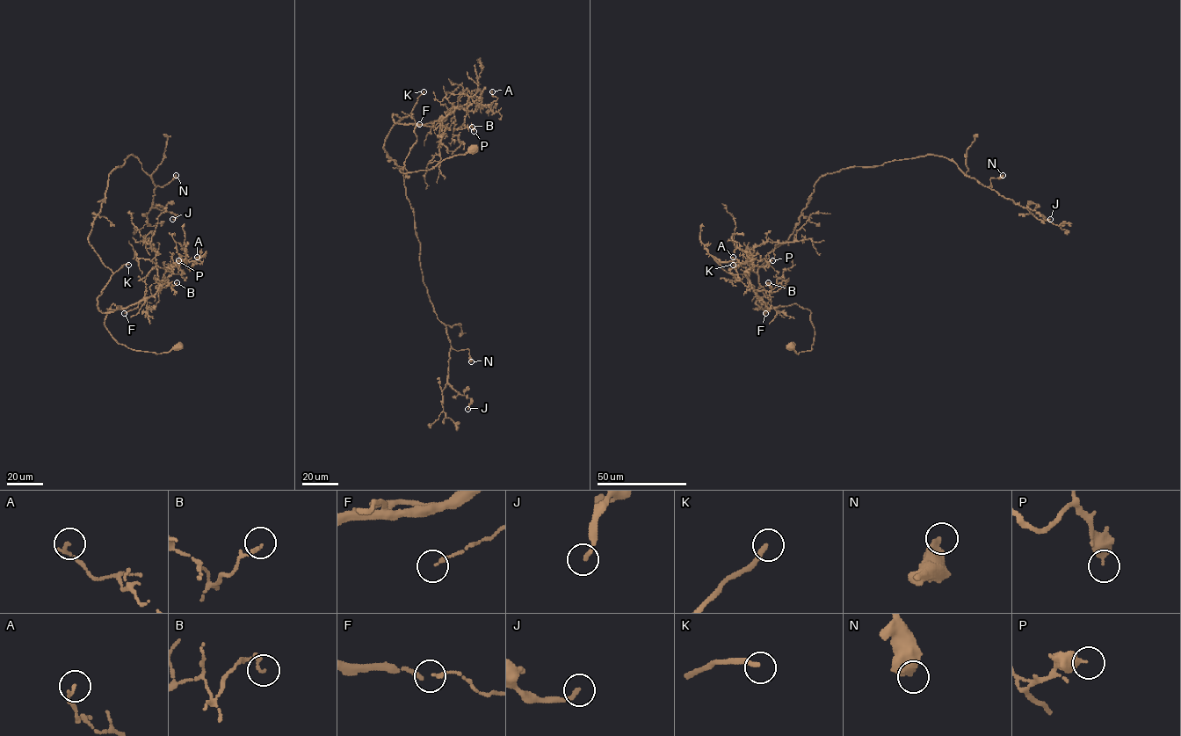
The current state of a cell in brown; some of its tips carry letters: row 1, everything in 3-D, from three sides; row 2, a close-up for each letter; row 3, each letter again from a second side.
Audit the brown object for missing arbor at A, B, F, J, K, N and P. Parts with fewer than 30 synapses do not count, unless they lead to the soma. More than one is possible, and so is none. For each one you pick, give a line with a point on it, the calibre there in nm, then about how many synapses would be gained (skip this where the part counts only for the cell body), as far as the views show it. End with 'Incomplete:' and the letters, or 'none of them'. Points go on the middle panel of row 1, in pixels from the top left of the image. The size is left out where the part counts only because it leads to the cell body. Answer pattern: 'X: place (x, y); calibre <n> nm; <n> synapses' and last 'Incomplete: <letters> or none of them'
K: place (423, 91); calibre 200 nm; 35 synapses
Incomplete: K

